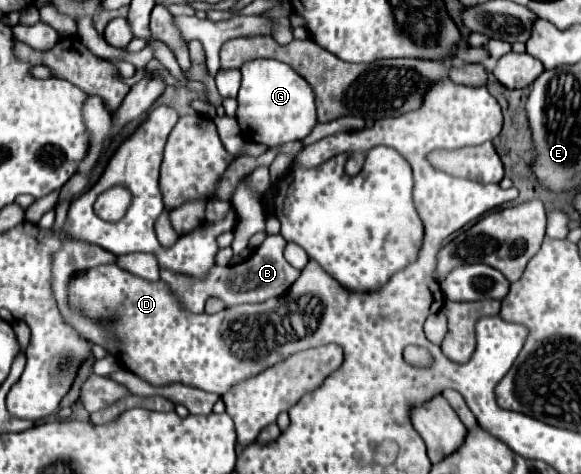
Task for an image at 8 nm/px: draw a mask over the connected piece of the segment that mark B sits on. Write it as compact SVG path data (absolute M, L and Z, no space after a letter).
M266 235L264 243L242 263L234 267L210 267L210 271L198 281L196 277L180 275L170 269L160 269L160 278L170 285L170 289L180 297L180 301L186 305L188 311L200 313L200 299L204 297L218 297L226 303L226 307L240 305L240 303L262 303L270 297L284 295L290 285L298 279L300 271L290 267L290 263L284 259L284 237L282 235Z

